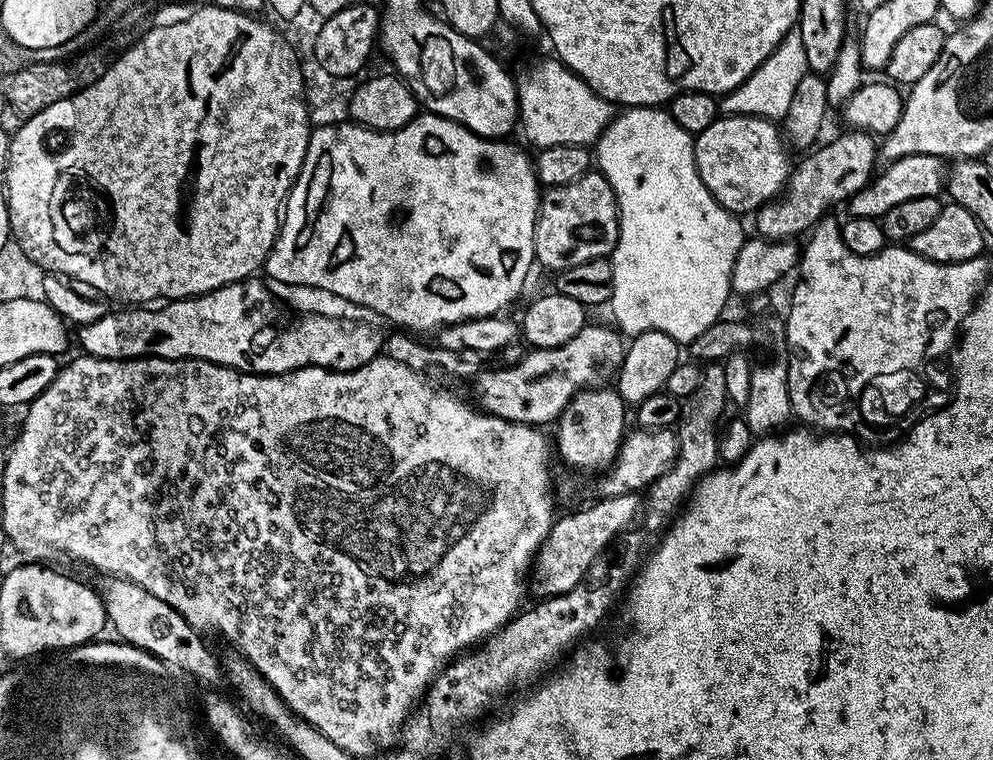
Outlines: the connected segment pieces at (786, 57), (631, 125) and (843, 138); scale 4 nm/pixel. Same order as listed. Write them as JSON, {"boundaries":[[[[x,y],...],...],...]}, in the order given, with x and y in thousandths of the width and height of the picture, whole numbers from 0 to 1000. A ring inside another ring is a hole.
{"boundaries":[[[[800,36],[749,109],[736,121],[728,122],[723,137],[724,146],[734,153],[765,153],[768,158],[789,159],[792,145],[796,145],[796,133],[800,130],[800,118],[813,96],[814,83],[812,64],[808,62],[808,45],[805,36]]],[[[632,139],[627,143],[623,150],[620,150],[616,159],[613,161],[612,168],[609,170],[607,175],[605,175],[602,184],[600,184],[598,189],[598,216],[599,220],[605,226],[606,230],[614,239],[614,245],[618,250],[618,255],[620,257],[620,271],[624,275],[624,307],[622,308],[622,318],[620,320],[620,328],[617,329],[616,336],[614,338],[616,343],[616,392],[614,396],[614,407],[616,405],[616,416],[620,420],[619,430],[623,433],[625,438],[629,443],[635,445],[641,442],[642,439],[647,439],[648,437],[669,437],[675,445],[679,445],[681,451],[686,455],[692,455],[696,447],[701,447],[704,445],[708,437],[716,438],[718,433],[722,430],[723,422],[730,414],[729,411],[729,399],[732,397],[733,389],[735,391],[735,386],[737,384],[737,357],[739,355],[739,345],[743,339],[743,329],[745,325],[749,322],[749,317],[751,314],[751,307],[749,307],[749,300],[744,295],[742,286],[738,283],[738,280],[733,279],[727,270],[717,259],[715,255],[715,250],[711,250],[711,245],[707,239],[707,234],[703,229],[703,224],[701,222],[701,191],[699,188],[698,175],[692,174],[691,171],[687,171],[687,166],[683,166],[683,161],[679,161],[679,155],[677,154],[676,146],[670,145],[665,139]]],[[[850,171],[847,179],[840,180],[835,189],[829,189],[815,199],[811,204],[815,205],[803,221],[801,217],[797,222],[794,239],[784,261],[774,263],[761,275],[759,288],[762,312],[778,318],[794,318],[802,313],[798,311],[804,309],[805,305],[813,307],[841,268],[849,270],[857,263],[858,258],[867,253],[878,236],[883,220],[882,205],[884,211],[884,184],[879,175]]]]}

